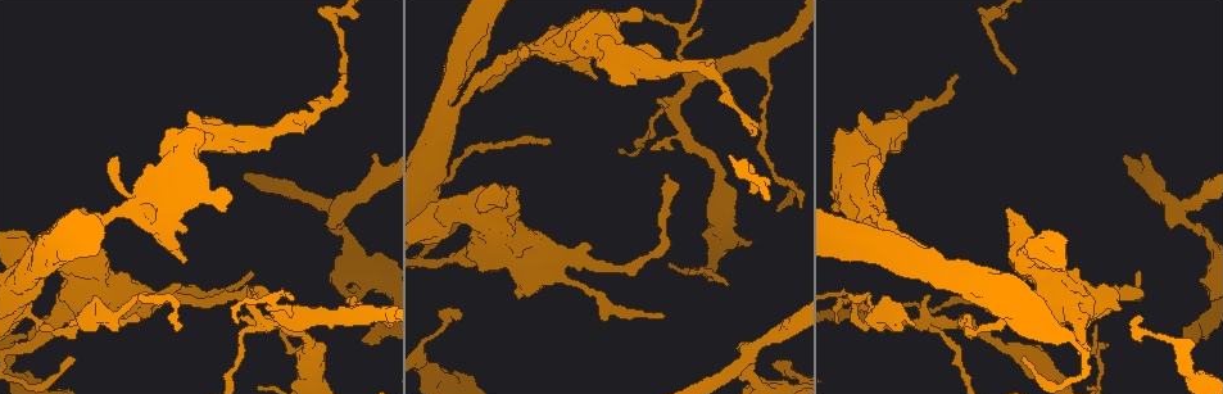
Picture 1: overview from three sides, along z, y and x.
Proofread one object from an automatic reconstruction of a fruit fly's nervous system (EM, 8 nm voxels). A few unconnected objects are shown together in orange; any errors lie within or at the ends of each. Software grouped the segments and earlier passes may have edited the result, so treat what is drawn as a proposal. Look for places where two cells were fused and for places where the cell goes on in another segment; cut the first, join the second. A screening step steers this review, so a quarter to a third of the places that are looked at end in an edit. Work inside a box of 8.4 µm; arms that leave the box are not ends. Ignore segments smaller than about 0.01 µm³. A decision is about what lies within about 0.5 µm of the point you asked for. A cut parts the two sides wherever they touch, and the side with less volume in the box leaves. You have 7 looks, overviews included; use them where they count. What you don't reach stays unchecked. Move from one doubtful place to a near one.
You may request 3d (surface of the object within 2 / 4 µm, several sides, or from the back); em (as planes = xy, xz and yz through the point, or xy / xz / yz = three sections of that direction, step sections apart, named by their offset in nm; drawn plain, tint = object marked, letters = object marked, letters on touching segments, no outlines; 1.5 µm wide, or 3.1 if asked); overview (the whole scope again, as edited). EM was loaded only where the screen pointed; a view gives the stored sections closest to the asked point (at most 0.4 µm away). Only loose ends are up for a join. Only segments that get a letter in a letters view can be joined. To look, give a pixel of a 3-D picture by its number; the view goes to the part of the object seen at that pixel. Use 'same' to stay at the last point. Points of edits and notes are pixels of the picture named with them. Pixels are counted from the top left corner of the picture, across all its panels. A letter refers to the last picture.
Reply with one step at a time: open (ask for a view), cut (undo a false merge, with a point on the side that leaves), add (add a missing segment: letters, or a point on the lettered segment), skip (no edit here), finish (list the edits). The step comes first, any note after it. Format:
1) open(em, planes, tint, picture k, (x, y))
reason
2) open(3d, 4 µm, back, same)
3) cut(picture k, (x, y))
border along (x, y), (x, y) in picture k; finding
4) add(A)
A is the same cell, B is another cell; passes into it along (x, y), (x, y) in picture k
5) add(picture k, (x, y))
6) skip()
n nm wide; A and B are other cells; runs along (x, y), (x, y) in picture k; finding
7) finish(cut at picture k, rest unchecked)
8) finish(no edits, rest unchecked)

open(em, planes, letters, picture 1, (460, 311))
end of a long branch

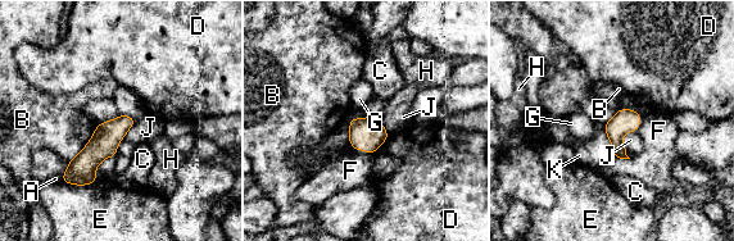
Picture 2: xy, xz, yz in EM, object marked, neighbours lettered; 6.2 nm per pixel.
skip()
A, B, C, D, E, F, G, H, J and K are other cells; runs along (130, 121), (125, 122), (73, 172) in picture 2; none of them fits

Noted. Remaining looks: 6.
open(3d, 4 µm, picture 1, (596, 79))

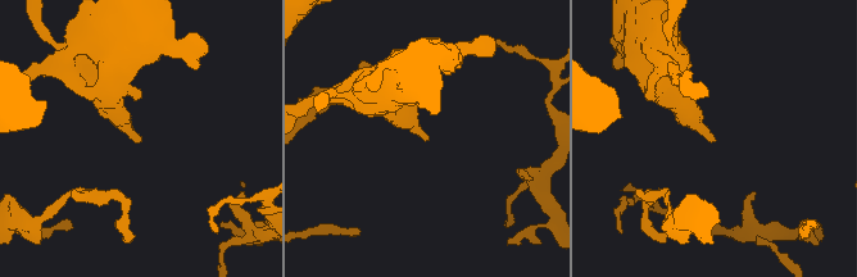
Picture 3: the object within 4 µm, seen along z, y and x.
open(em, planes, letters, picture 3, (713, 141))

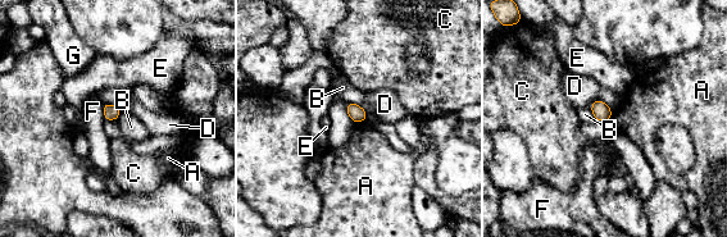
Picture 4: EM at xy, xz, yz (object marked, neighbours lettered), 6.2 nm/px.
skip()
A, B, C, D, E, F and G are other cells; border along (346, 101), (358, 104), (367, 119) in picture 4; none of them fits

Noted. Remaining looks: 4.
open(em, planes, letters, picture 1, (73, 360))
branch stops here

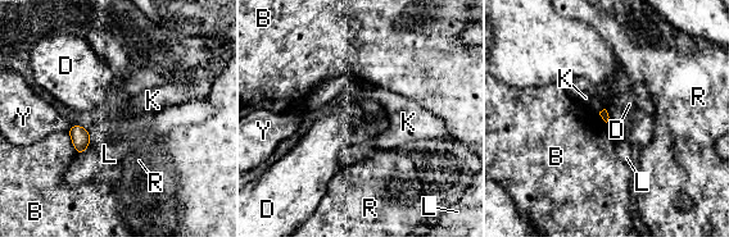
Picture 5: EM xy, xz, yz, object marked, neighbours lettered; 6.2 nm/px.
skip()
B, D, K, L, R and Y are other cells; border along (67, 132), (77, 154) in picture 5; no lettered segment goes on from it

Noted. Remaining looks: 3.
finish(no edits, rest unchecked)

